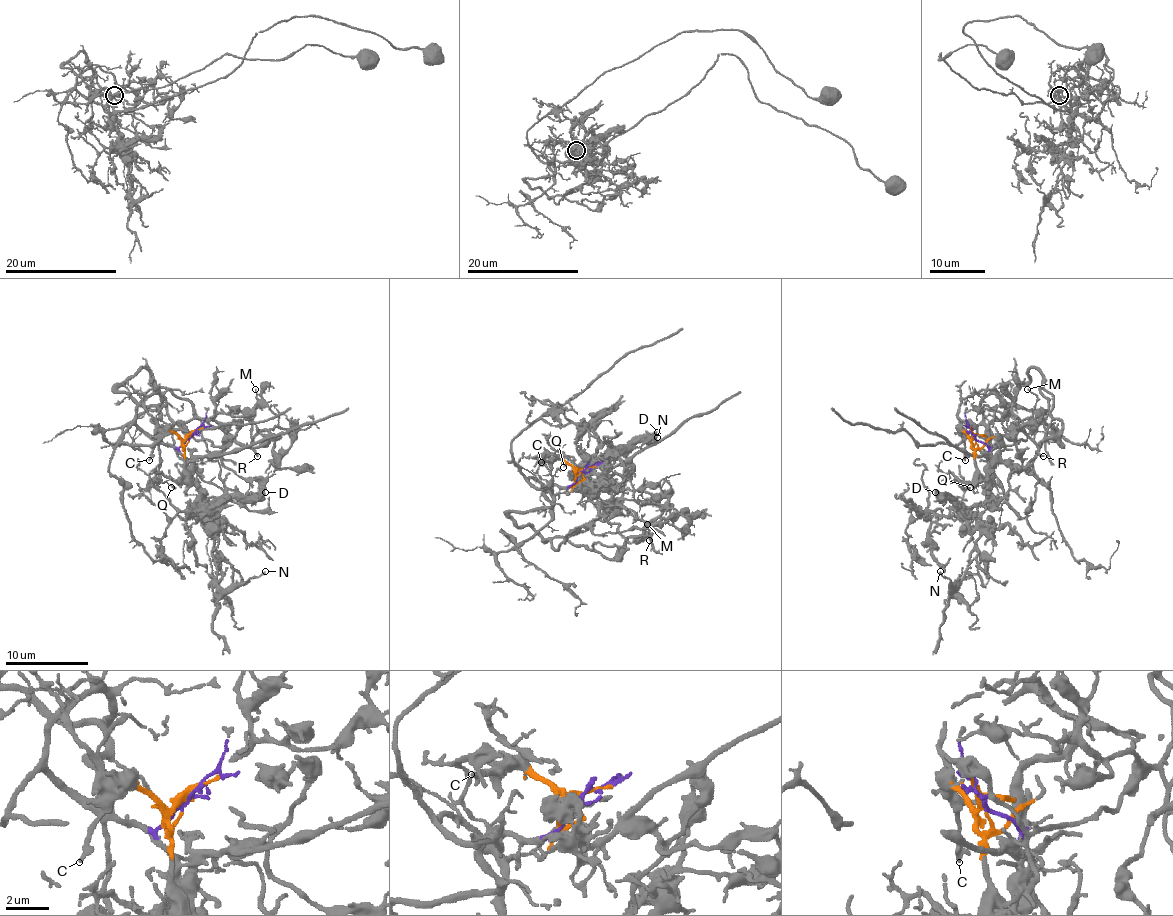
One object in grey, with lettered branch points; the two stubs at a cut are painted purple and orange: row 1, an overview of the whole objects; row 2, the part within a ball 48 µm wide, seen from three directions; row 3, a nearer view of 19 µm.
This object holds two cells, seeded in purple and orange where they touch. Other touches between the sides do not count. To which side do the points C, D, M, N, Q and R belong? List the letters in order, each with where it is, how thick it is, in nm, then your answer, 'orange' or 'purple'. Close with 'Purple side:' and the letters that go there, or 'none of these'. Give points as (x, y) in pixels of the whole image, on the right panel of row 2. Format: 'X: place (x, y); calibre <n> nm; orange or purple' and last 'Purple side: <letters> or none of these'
C: place (965, 460); calibre 220 nm; orange
D: place (935, 492); calibre 400 nm; orange
M: place (1027, 389); calibre 110 nm; purple
N: place (940, 571); calibre 140 nm; orange
Q: place (970, 487); calibre 110 nm; purple
R: place (1043, 456); calibre 170 nm; purple
Purple side: M, Q, R

